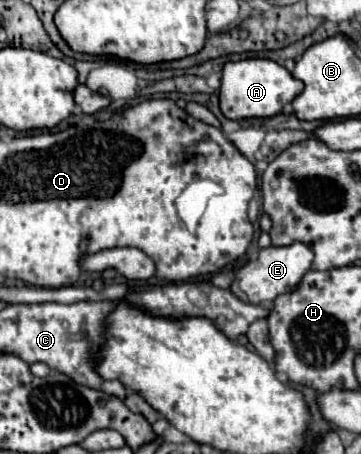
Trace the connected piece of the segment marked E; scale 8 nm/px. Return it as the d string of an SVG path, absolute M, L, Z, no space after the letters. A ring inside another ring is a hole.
M291 243L285 247L275 247L275 245L265 247L259 251L259 257L255 261L249 261L237 271L235 281L231 285L231 293L243 299L245 303L255 303L255 305L263 301L273 301L277 295L293 291L299 285L305 271L311 269L311 261L313 261L313 251L305 243Z

